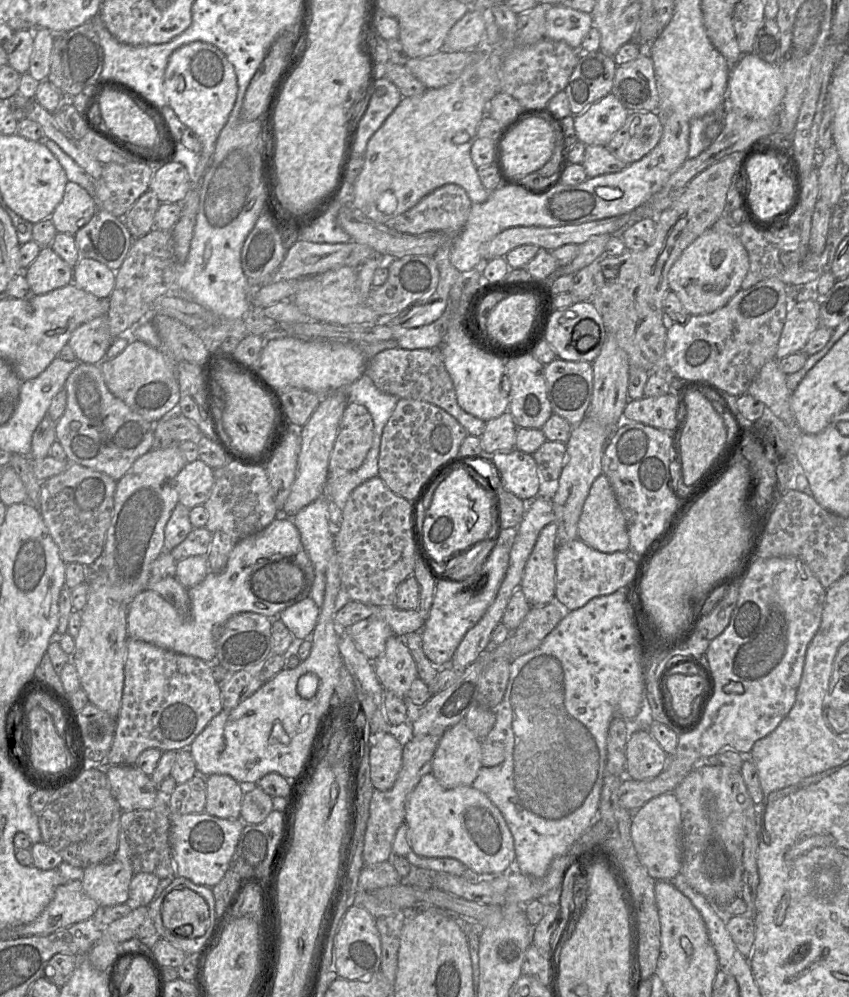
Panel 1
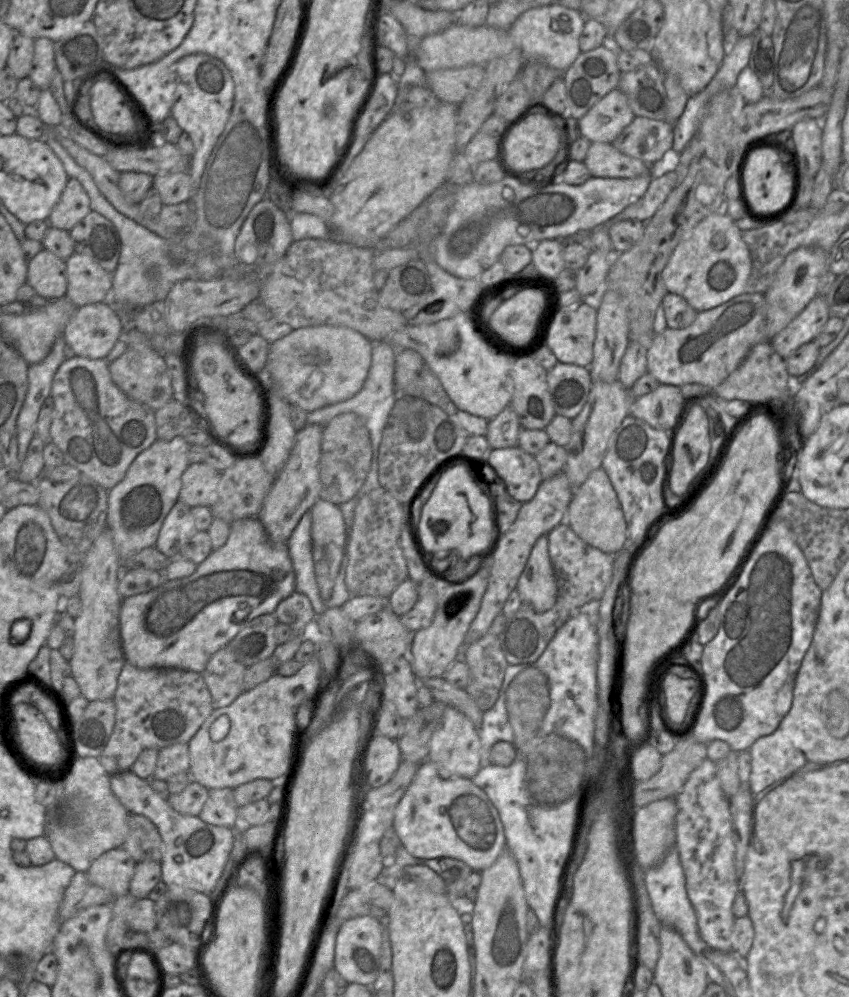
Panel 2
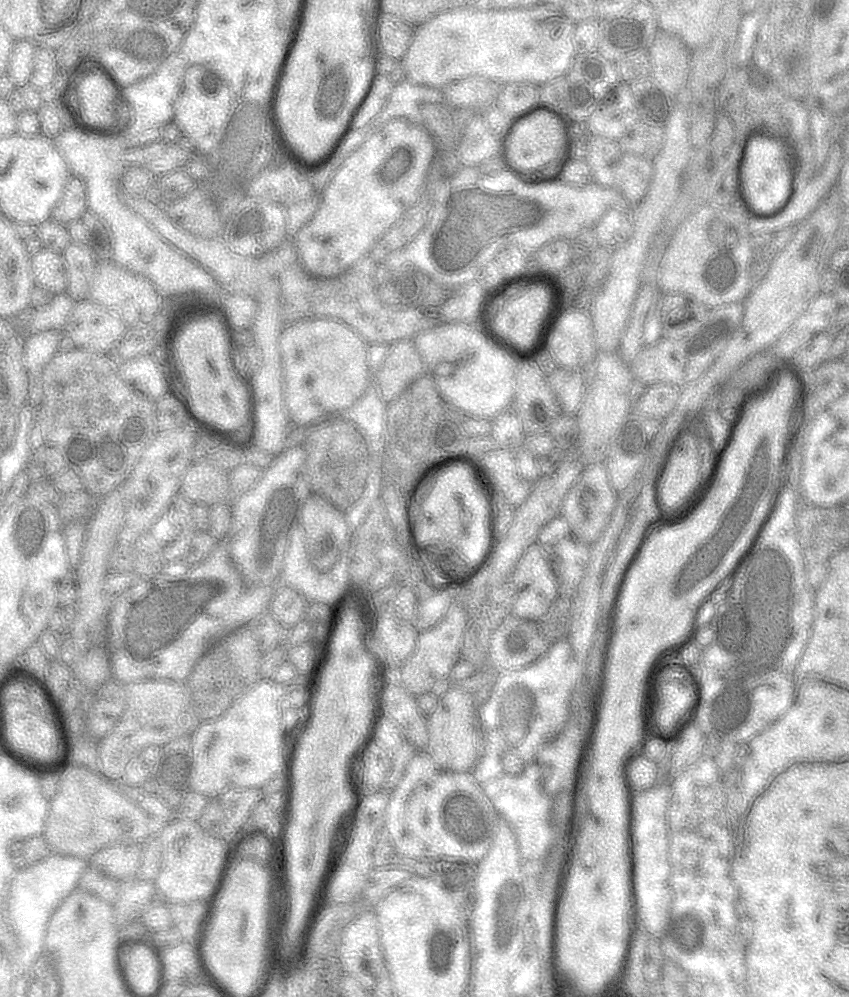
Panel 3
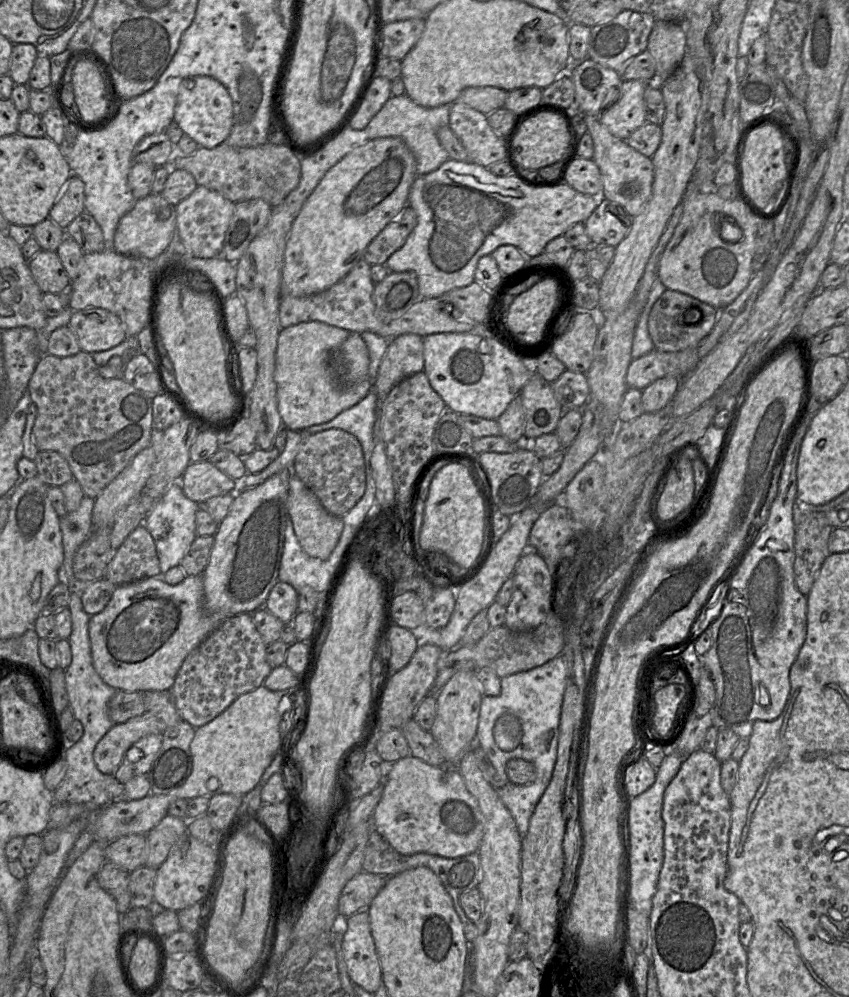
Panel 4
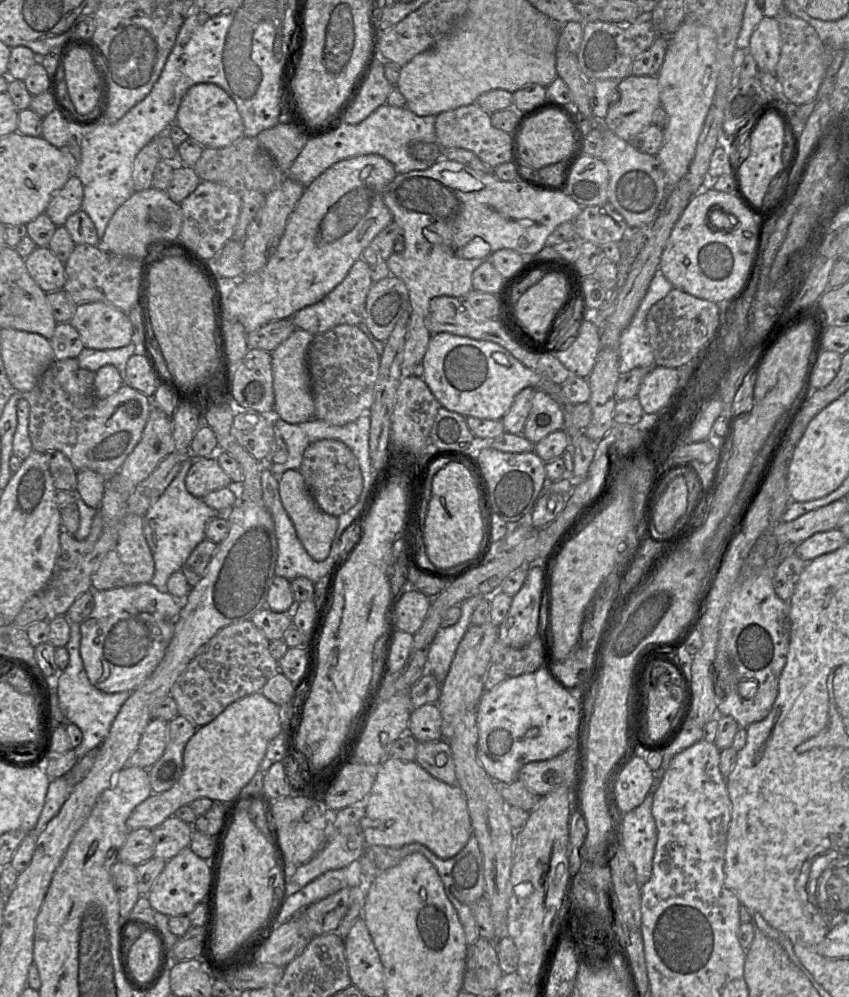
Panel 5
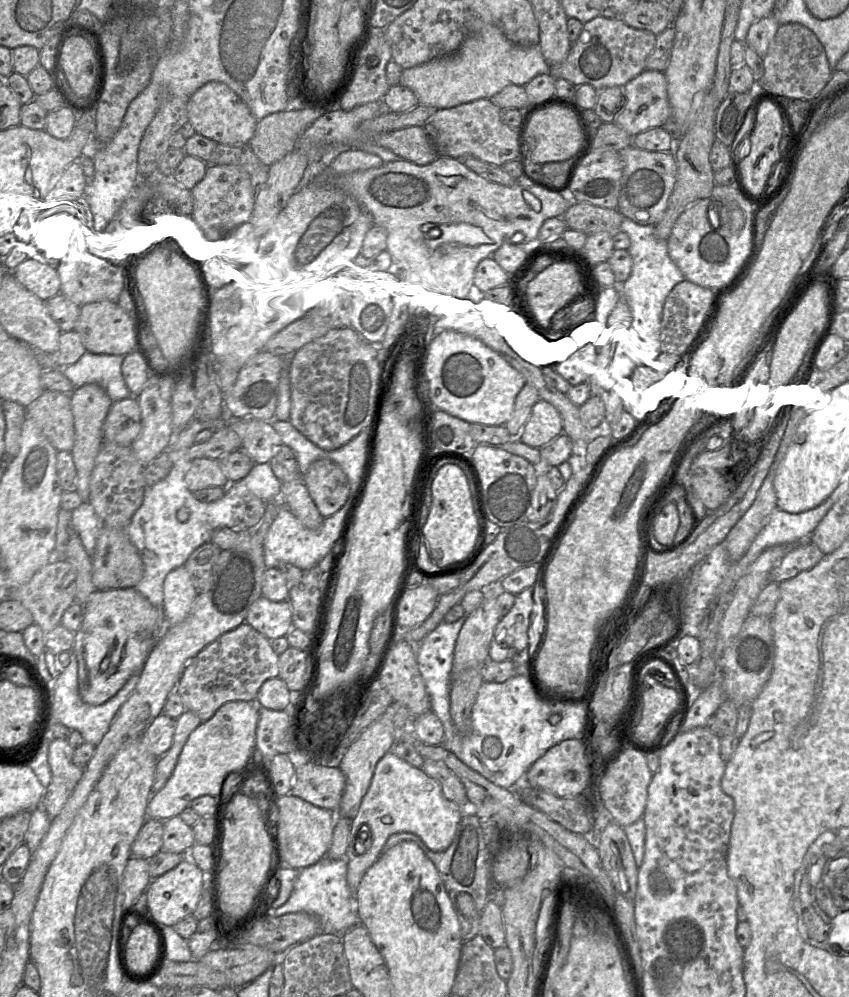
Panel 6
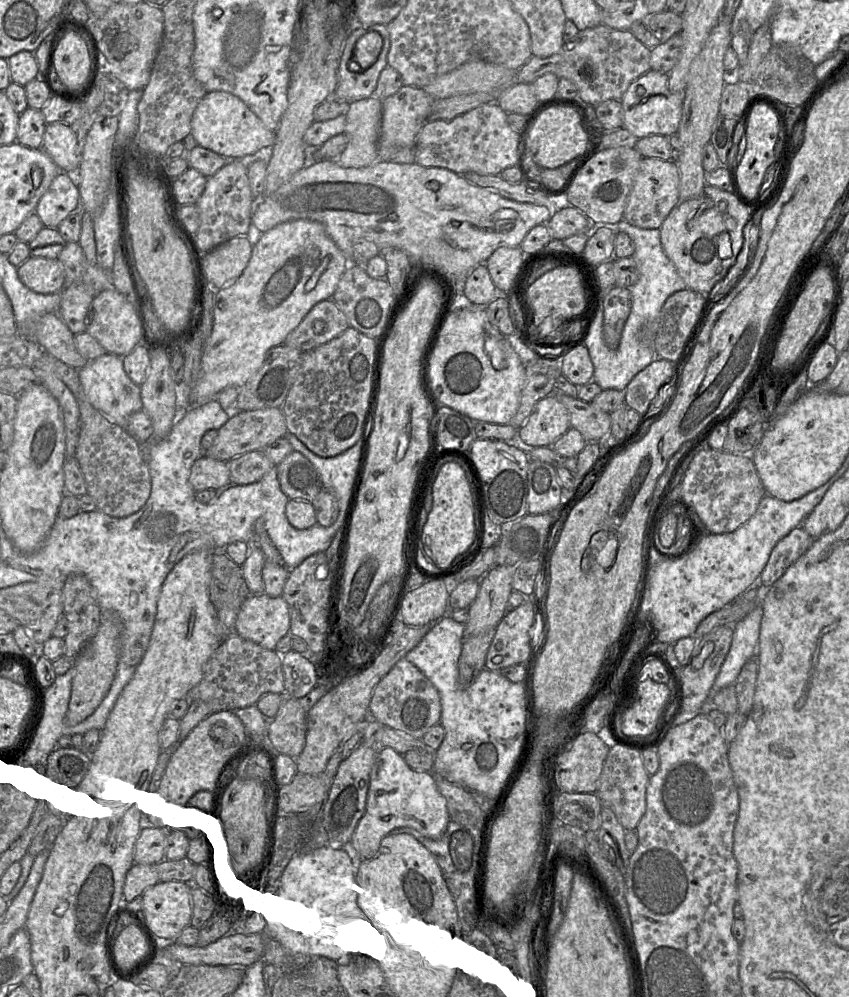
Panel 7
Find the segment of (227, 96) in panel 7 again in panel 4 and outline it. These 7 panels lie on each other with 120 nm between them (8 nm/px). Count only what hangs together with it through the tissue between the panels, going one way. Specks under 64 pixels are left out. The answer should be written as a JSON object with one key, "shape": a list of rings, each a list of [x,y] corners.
{"shape":[[[209,76],[184,79],[178,89],[174,121],[198,147],[212,149],[224,143],[233,126],[233,103],[228,90],[218,80]]]}

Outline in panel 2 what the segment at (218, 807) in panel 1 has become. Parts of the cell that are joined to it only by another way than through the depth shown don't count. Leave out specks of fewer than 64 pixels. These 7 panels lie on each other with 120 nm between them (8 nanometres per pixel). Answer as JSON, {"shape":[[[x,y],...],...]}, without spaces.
{"shape":[[[209,789],[208,798],[198,817],[208,824],[237,829],[240,824],[238,808],[233,789]]]}

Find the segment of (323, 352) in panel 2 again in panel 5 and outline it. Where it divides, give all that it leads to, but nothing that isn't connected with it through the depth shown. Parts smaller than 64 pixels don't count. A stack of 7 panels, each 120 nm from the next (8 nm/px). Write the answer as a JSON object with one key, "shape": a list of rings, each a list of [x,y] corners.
{"shape":[[[296,329],[271,353],[275,413],[290,424],[307,422],[315,418],[311,379],[307,367],[307,350],[313,338],[313,334]]]}

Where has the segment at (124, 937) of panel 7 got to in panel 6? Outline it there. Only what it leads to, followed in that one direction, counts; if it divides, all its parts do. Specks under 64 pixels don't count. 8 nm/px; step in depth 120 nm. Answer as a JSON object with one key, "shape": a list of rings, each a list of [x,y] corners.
{"shape":[[[138,925],[127,939],[126,960],[135,975],[147,974],[156,960],[156,935],[151,927]]]}

